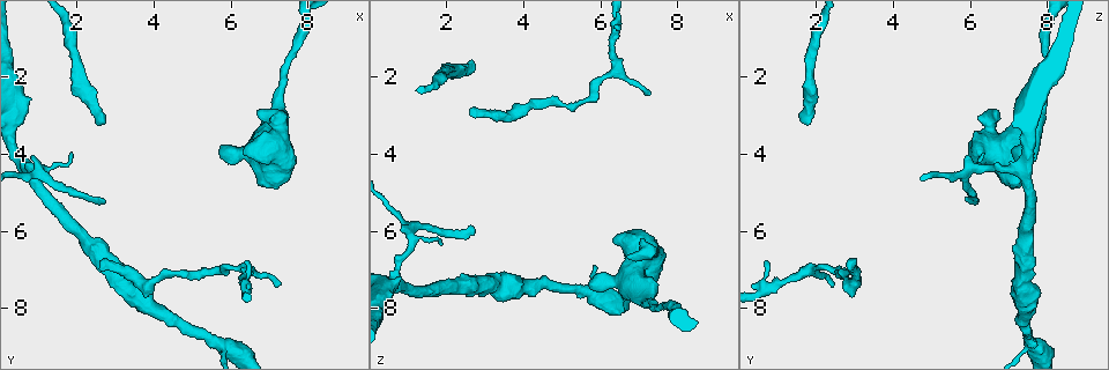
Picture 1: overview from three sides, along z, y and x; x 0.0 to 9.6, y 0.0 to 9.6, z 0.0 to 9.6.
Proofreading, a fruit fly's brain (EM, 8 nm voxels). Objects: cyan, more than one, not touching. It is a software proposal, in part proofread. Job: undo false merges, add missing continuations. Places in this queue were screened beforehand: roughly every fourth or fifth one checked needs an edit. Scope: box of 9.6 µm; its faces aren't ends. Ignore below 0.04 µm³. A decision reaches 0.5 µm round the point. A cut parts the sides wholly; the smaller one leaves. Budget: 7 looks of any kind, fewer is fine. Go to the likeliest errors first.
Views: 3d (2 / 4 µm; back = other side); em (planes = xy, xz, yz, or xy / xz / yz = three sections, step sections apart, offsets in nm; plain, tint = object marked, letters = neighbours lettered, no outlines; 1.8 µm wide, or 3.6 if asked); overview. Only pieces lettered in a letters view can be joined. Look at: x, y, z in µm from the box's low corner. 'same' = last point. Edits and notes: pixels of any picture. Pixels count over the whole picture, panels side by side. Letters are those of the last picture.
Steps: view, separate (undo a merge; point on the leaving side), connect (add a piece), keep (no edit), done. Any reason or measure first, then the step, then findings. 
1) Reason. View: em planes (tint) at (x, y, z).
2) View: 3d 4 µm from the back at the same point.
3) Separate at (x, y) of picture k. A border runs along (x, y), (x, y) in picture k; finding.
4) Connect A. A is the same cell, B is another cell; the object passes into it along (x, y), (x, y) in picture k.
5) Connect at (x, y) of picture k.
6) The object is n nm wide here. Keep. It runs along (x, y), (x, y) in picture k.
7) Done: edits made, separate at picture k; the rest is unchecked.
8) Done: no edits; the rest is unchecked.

Tapers out. View: em planes (letters) at (6.40, 6.75, 0.65).

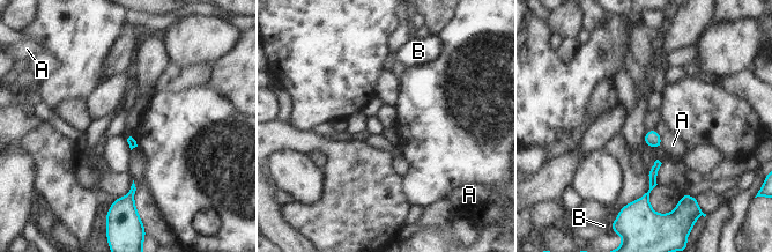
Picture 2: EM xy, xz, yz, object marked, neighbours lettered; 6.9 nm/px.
The longest contact is with A, 130 nm. Keep. A and B are other cells; none of them fits.

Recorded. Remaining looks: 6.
An open end. View: em 3.6 µm planes (tint) at (2.60, 3.20, 1.60).

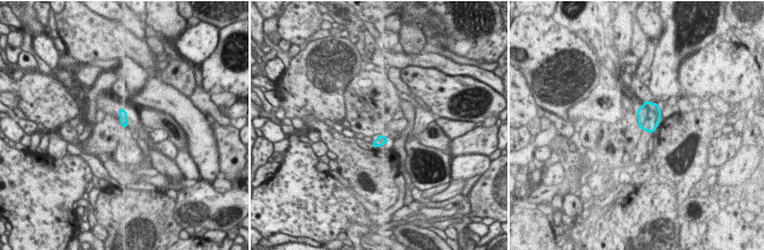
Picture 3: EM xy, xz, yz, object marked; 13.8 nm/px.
View: em 3.6 µm planes (letters) at the same point.

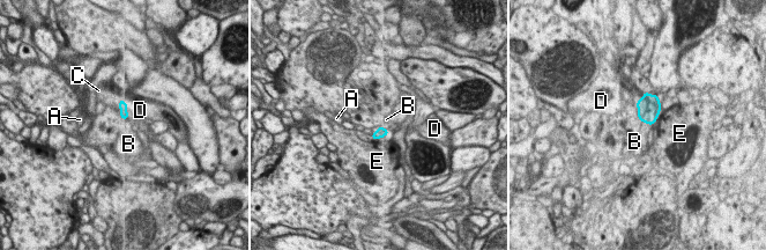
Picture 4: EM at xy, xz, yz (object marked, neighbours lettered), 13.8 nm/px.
Connect B. B is the same cell, A, C, D and E are other cells; the object passes into it along (380, 132), (385, 129), (386, 119) in picture 4; the neuron continues.

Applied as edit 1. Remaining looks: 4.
View: overview.

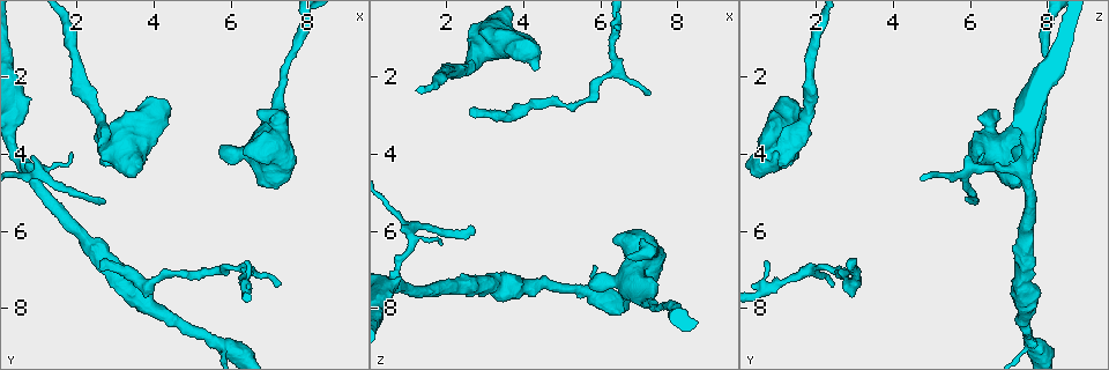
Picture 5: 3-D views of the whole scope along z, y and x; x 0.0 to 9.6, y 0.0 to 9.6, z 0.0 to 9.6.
Branch stops here. View: em 3.6 µm xz step 16 (letters) at (2.70, 6.70, 2.80).

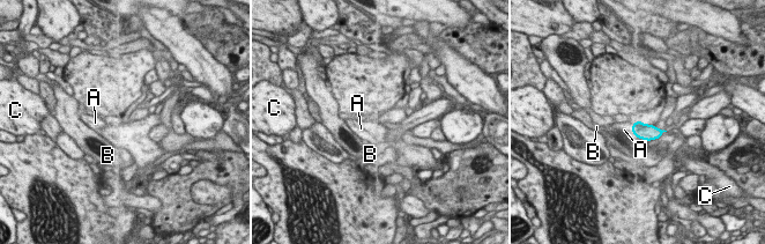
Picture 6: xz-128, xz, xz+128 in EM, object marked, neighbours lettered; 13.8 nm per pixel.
Connect A. A is the same cell, B and C are other cells; the object passes into it along (643, 131), (632, 128), (624, 130) in picture 6; the neuron continues.

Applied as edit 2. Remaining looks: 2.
Done: edits made, connect at picture 4, connect at picture 6; the rest is unchecked.

